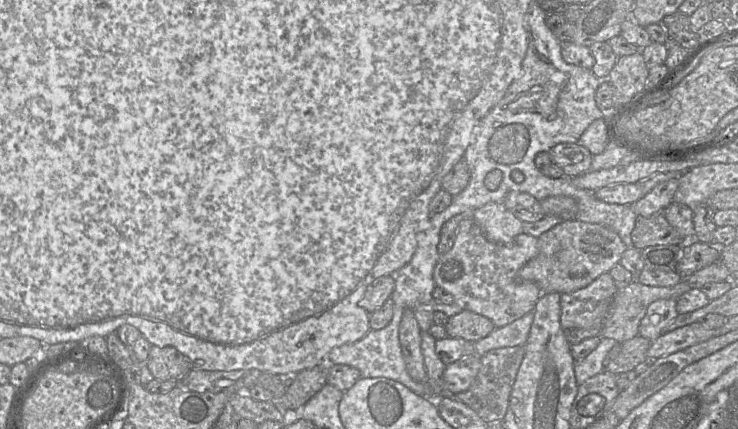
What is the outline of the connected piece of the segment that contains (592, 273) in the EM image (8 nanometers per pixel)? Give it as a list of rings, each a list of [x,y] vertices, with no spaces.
[[[579,219],[557,224],[538,238],[538,254],[518,272],[520,281],[534,282],[542,293],[570,293],[588,286],[601,274],[620,263],[627,249],[619,235],[608,226]]]

